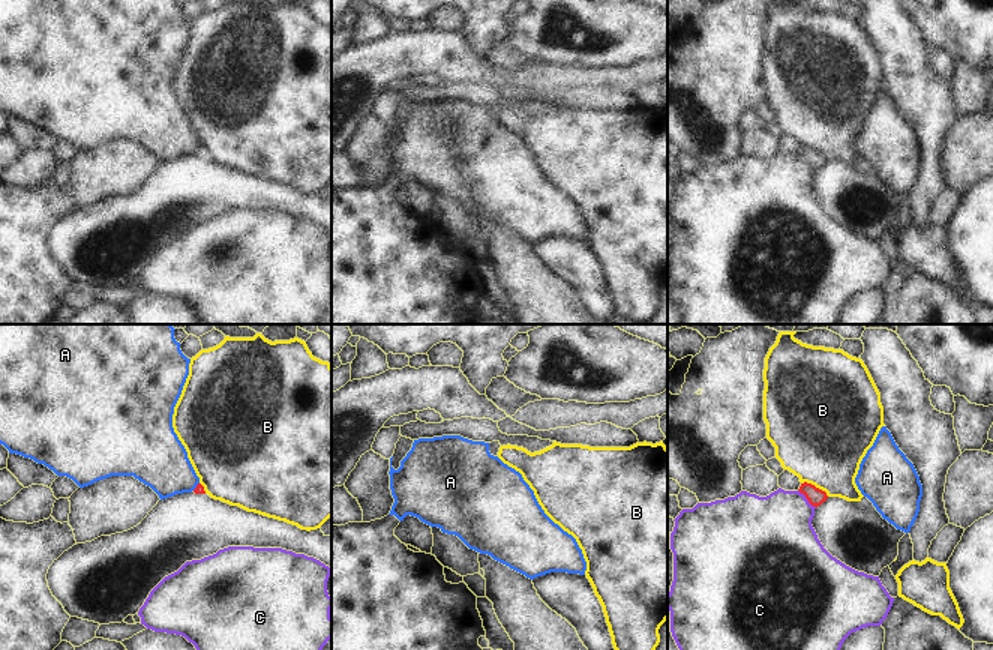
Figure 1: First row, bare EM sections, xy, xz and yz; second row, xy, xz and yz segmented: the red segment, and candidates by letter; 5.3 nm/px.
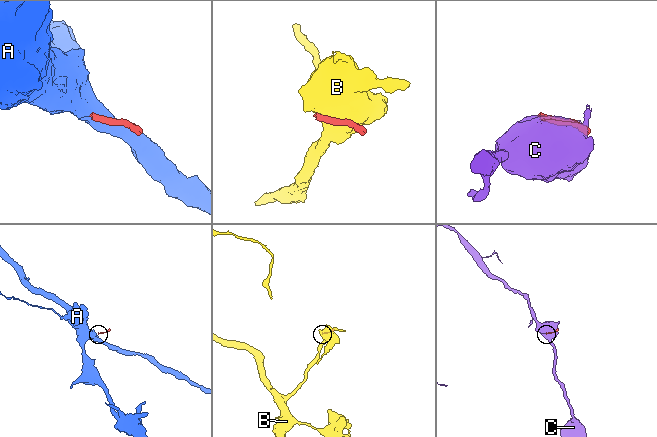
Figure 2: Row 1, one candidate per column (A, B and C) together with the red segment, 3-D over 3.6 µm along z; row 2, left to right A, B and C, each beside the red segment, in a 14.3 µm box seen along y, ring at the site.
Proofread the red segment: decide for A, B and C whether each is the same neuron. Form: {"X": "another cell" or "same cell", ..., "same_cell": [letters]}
{"A": "another cell", "B": "another cell", "C": "another cell", "same_cell": []}

